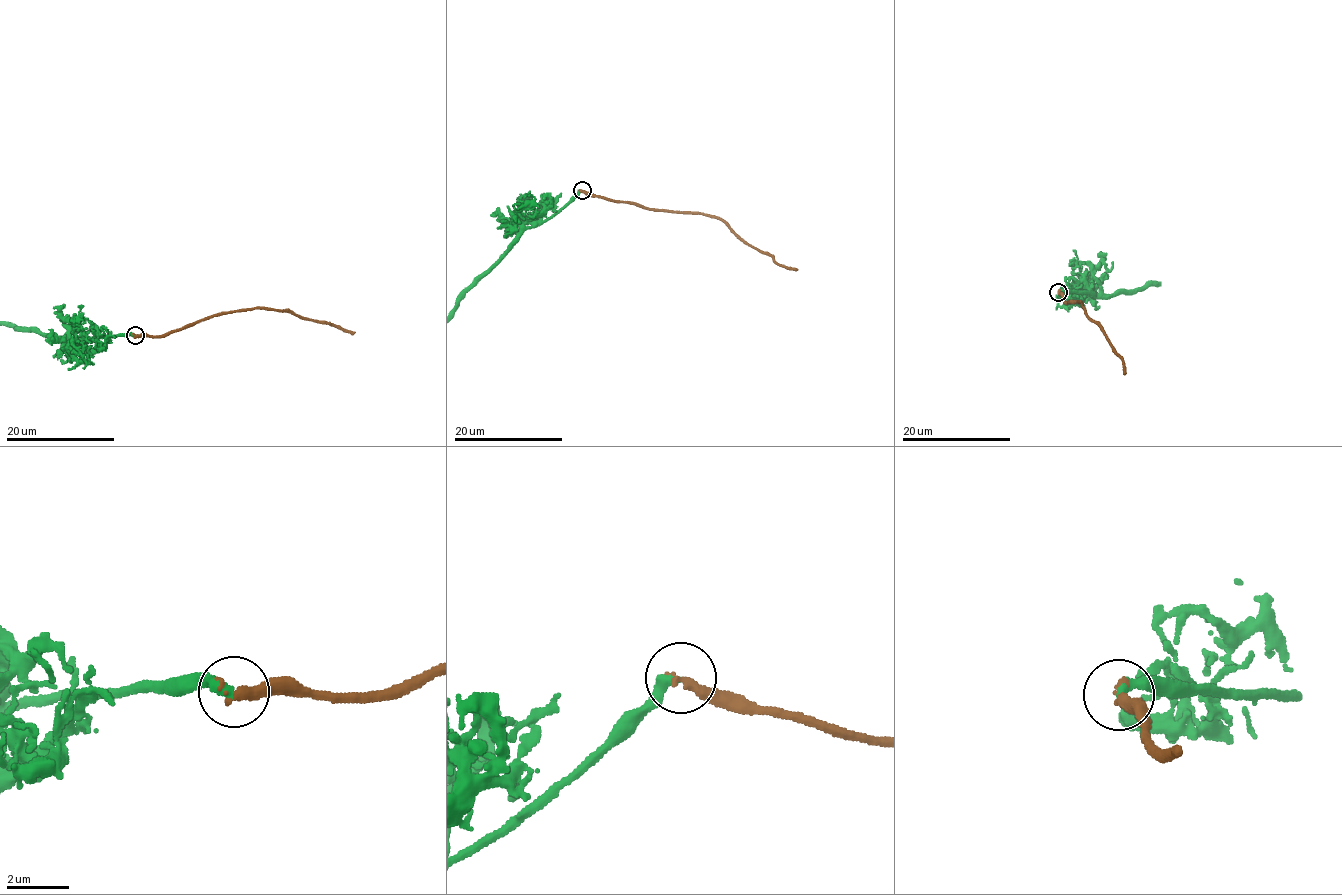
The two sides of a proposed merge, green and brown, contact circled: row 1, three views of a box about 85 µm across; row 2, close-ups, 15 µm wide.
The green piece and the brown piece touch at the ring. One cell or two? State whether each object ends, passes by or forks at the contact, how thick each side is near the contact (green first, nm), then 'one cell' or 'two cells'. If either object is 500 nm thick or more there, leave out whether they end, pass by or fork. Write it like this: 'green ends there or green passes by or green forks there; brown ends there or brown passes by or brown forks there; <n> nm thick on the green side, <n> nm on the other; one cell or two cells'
green ends there; brown passes by; 360 nm thick on the green side, 240 nm on the other; one cell

